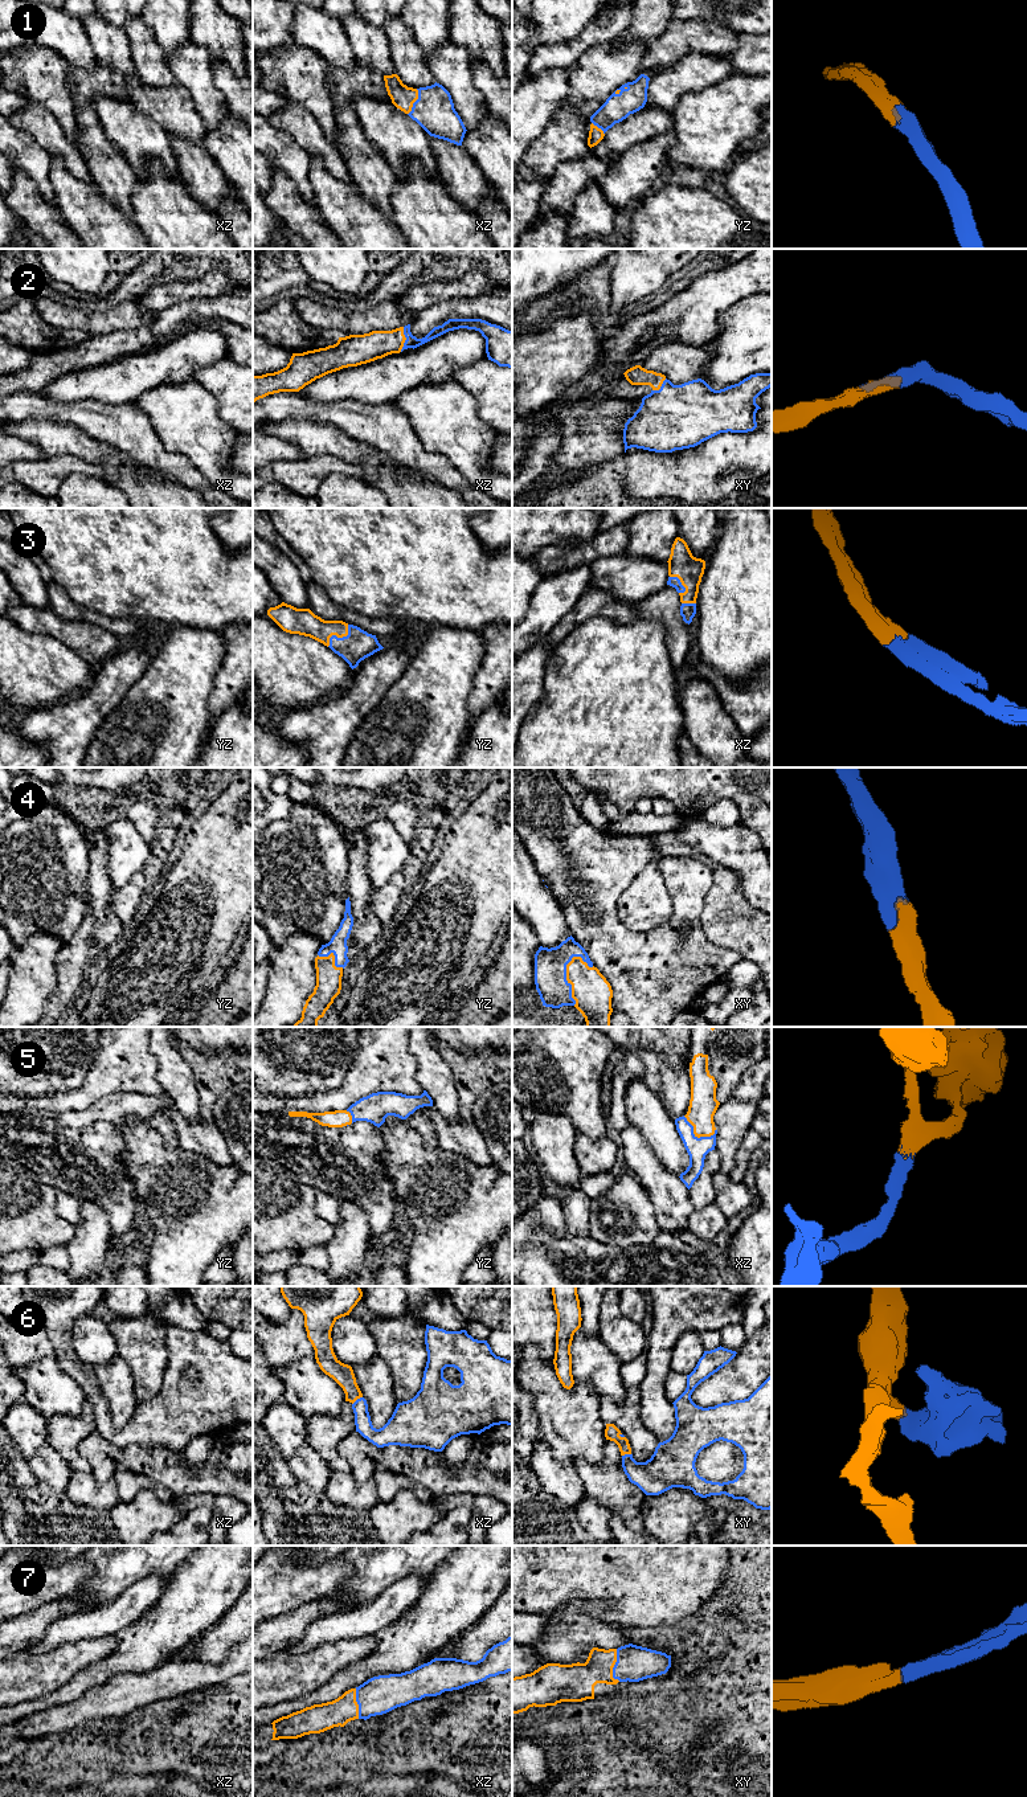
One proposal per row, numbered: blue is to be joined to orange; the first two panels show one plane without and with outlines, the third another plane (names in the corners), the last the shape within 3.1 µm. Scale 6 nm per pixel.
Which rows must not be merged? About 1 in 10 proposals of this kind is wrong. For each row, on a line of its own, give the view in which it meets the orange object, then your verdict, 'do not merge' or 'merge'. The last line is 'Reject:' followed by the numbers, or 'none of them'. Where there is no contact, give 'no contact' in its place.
1: meets orange in xz; merge
2: meets orange in xz; merge
3: meets orange in yz; merge
4: meets orange in xy; merge
5: meets orange in xz; merge
6: meets orange in xz; merge
7: meets orange in xy; merge
Reject: none of them

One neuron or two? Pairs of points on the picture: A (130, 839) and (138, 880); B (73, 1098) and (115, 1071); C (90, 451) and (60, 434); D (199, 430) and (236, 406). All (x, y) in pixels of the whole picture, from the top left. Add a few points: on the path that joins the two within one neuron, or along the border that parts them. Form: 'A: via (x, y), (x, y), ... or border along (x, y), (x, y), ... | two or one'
A: border along (140, 870), (113, 891) | two
B: via (84, 1097), (105, 1077) | one
C: via (82, 446), (68, 439) | one
D: border along (205, 389), (216, 400), (219, 416), (237, 433) | two

